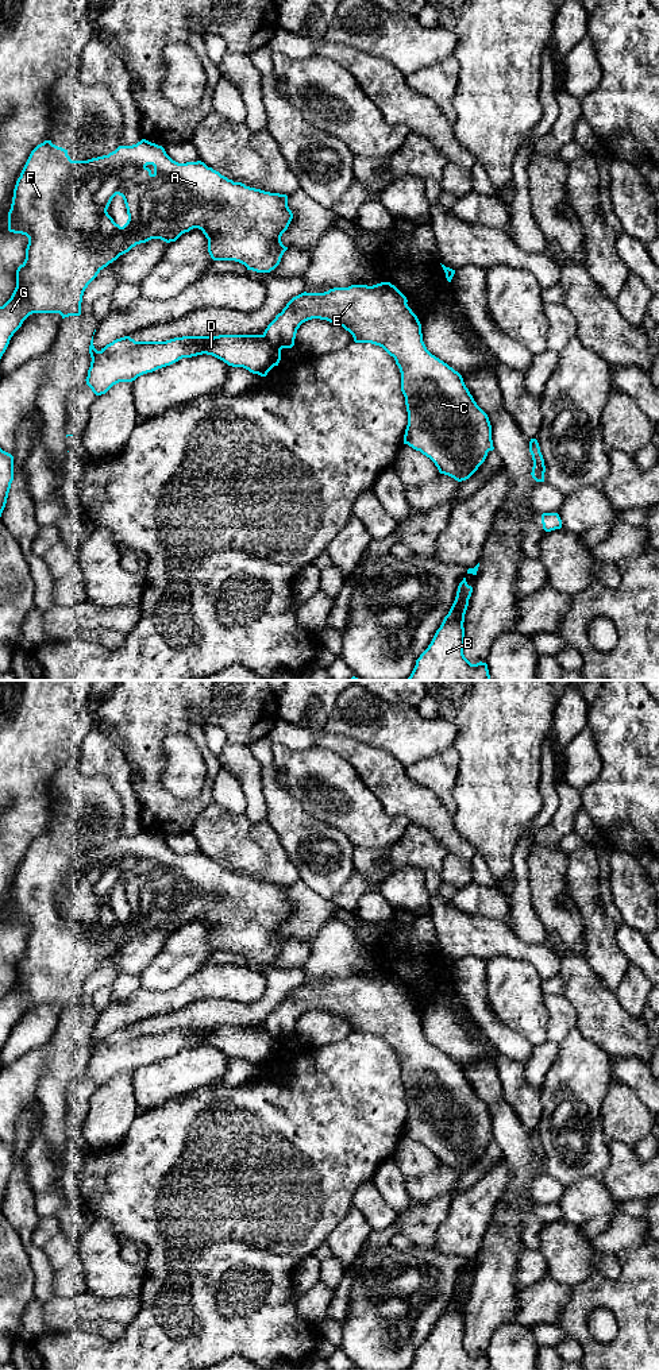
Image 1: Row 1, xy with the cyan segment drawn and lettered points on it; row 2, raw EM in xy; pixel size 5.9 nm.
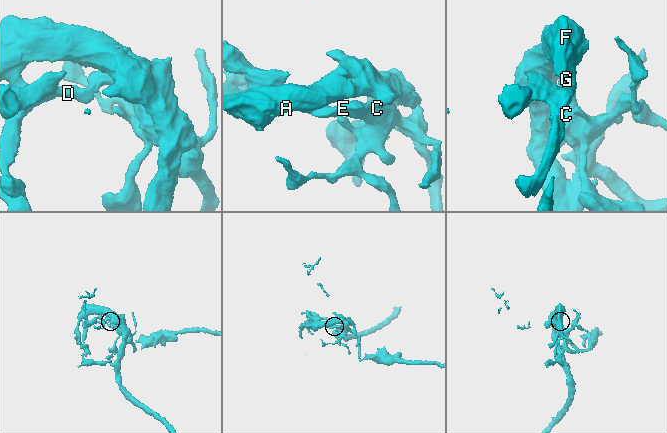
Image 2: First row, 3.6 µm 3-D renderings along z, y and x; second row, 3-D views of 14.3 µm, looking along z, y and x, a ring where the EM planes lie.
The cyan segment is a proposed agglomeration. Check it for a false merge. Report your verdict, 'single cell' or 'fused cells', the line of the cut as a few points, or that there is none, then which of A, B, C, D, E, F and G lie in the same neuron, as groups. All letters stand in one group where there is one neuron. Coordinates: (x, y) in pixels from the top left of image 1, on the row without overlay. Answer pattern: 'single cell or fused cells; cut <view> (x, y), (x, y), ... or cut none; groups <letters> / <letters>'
fused cells; cut xy (264, 1025), (280, 1041); groups A B D F G / C E

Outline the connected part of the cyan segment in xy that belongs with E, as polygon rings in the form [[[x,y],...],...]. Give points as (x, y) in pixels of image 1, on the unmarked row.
[[[390,973],[334,979],[324,984],[304,983],[286,995],[263,1026],[278,1041],[292,1039],[300,1016],[320,1010],[343,1018],[355,1034],[382,1038],[394,1049],[401,1064],[401,1083],[408,1103],[404,1135],[429,1149],[440,1165],[462,1173],[469,1170],[485,1153],[487,1143],[494,1141],[492,1116],[462,1066],[427,1041],[421,1015],[406,993],[406,988]]]

